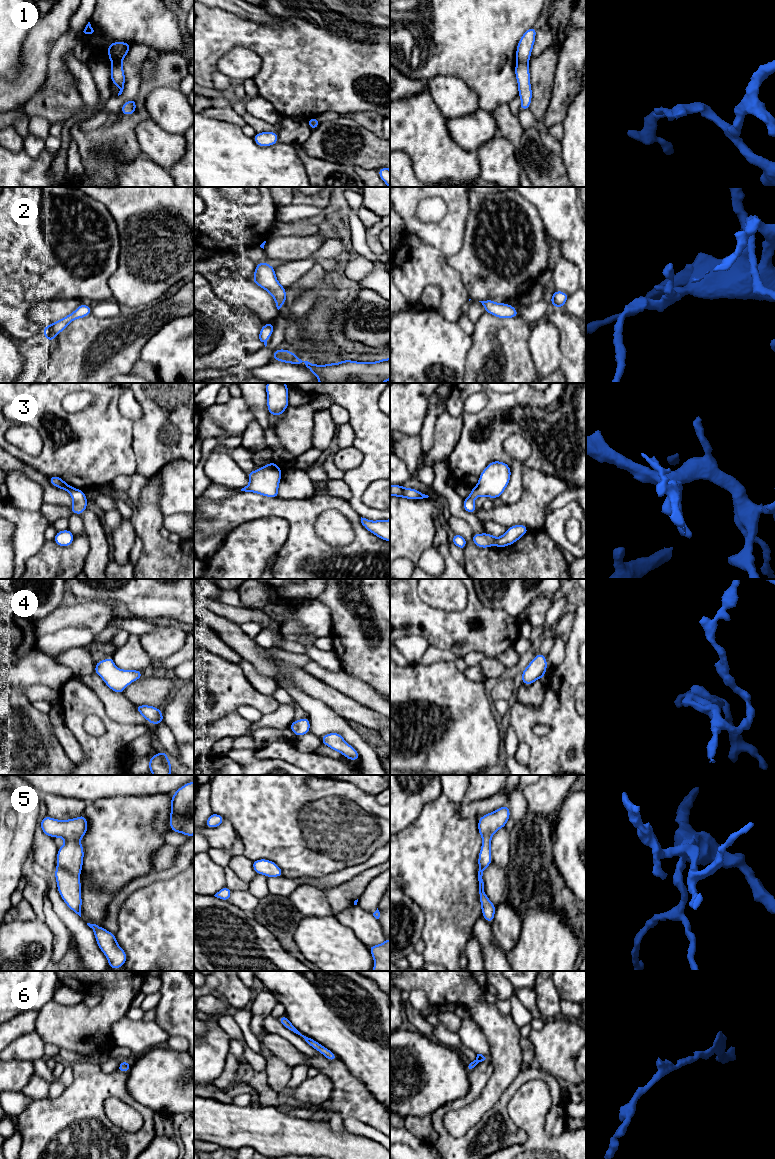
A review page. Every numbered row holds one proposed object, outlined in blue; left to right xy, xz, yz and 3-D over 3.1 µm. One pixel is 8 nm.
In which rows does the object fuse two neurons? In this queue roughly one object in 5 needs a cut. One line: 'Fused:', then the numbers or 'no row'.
Fused: no row

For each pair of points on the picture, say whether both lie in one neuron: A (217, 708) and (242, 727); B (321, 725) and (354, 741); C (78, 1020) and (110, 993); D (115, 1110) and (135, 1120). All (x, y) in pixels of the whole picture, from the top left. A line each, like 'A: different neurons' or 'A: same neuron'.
A: different neurons
B: same neuron
C: same neuron
D: same neuron

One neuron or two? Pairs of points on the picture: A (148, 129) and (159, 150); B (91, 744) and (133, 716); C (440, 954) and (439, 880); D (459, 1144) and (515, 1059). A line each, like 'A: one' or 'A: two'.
A: one
B: two
C: one
D: two

